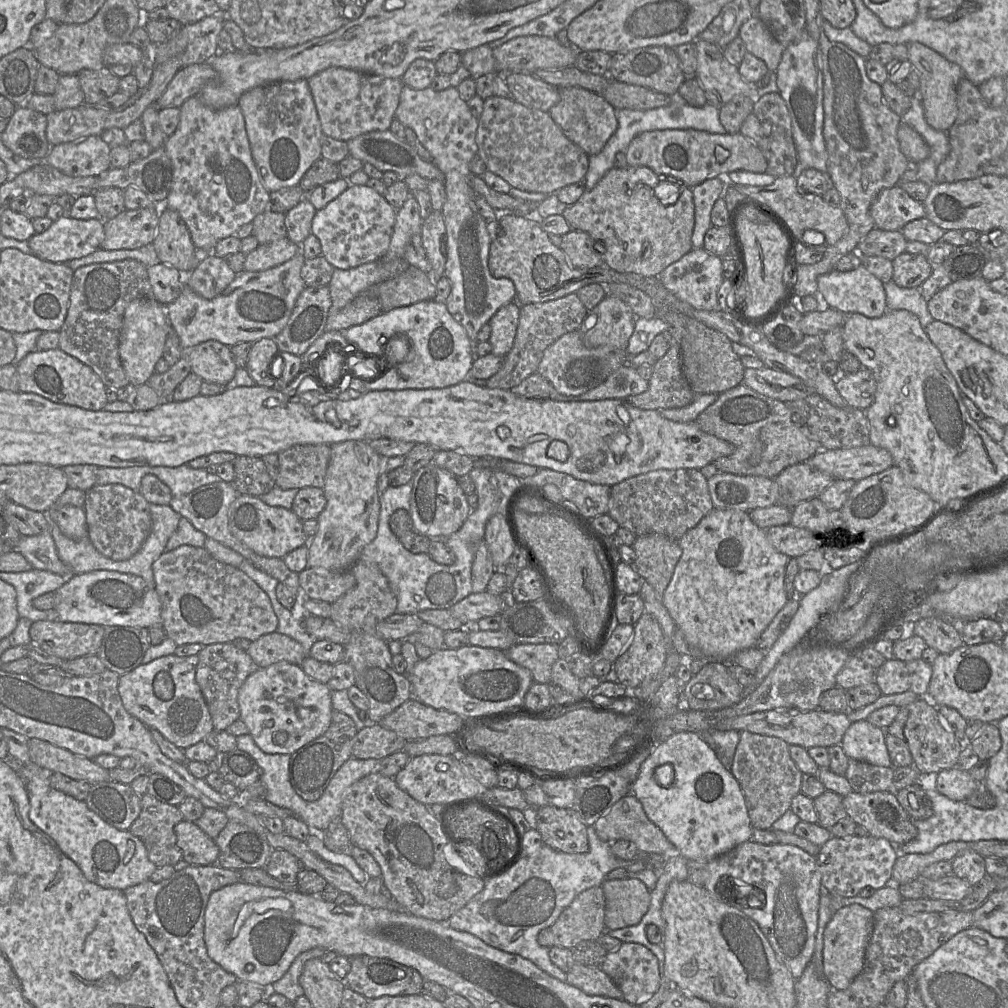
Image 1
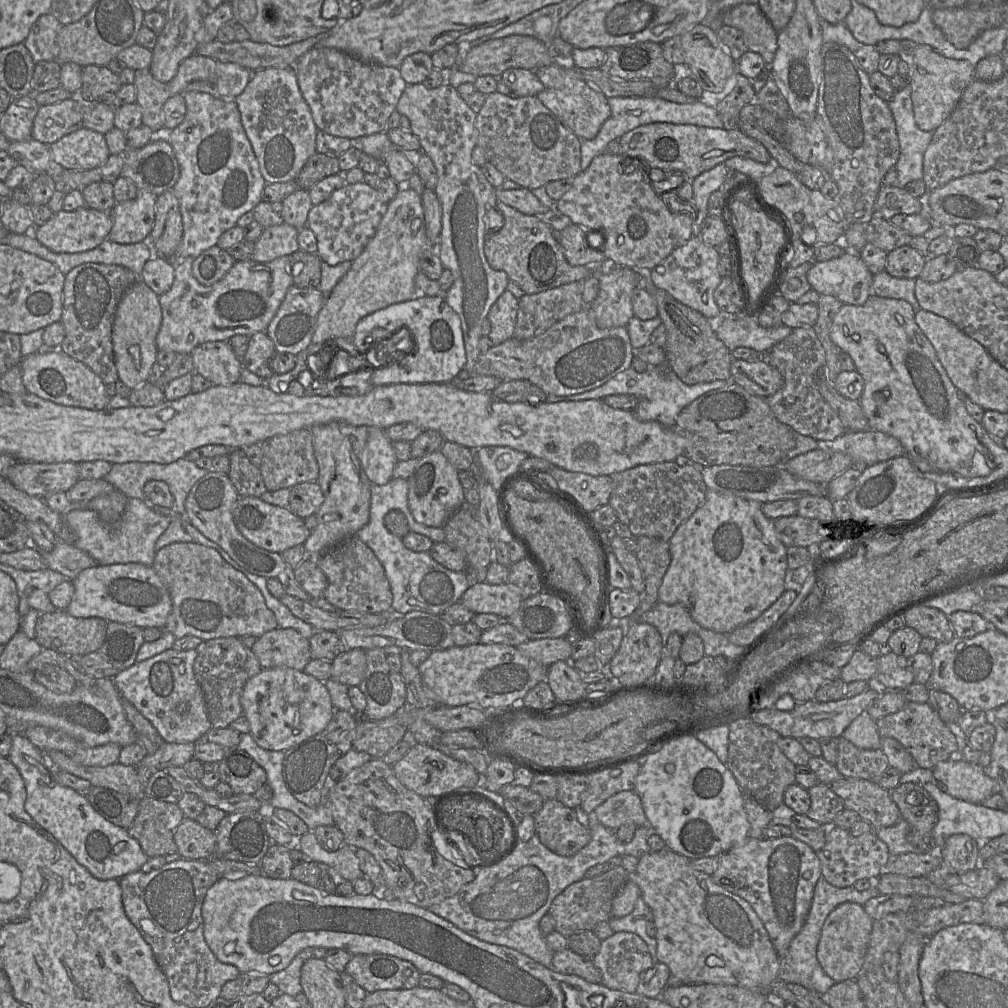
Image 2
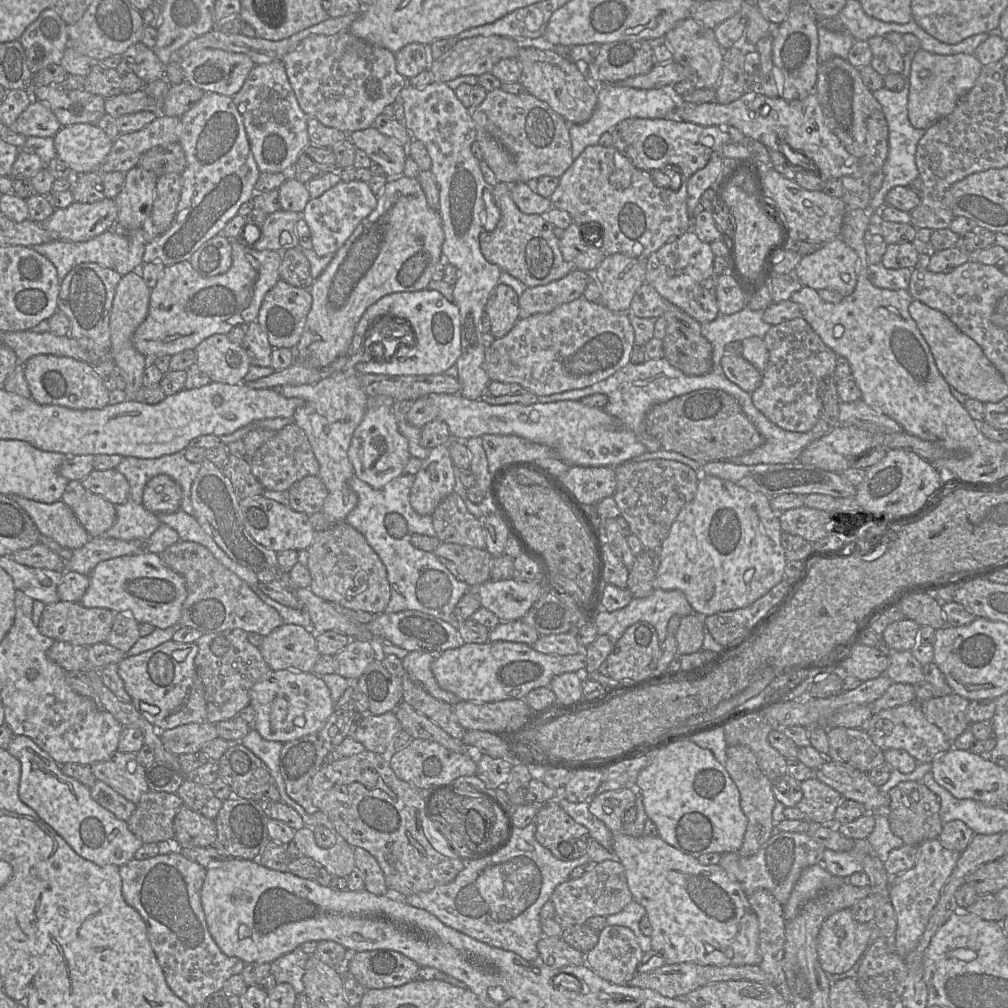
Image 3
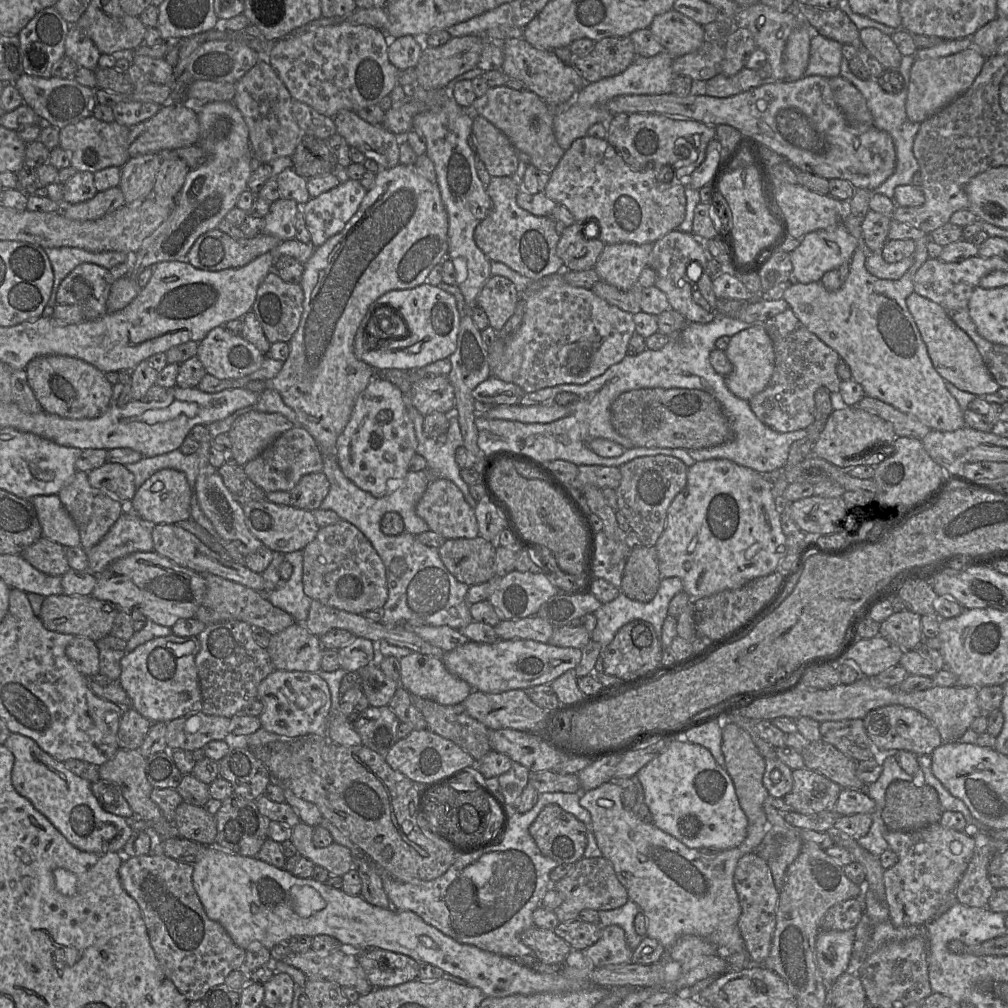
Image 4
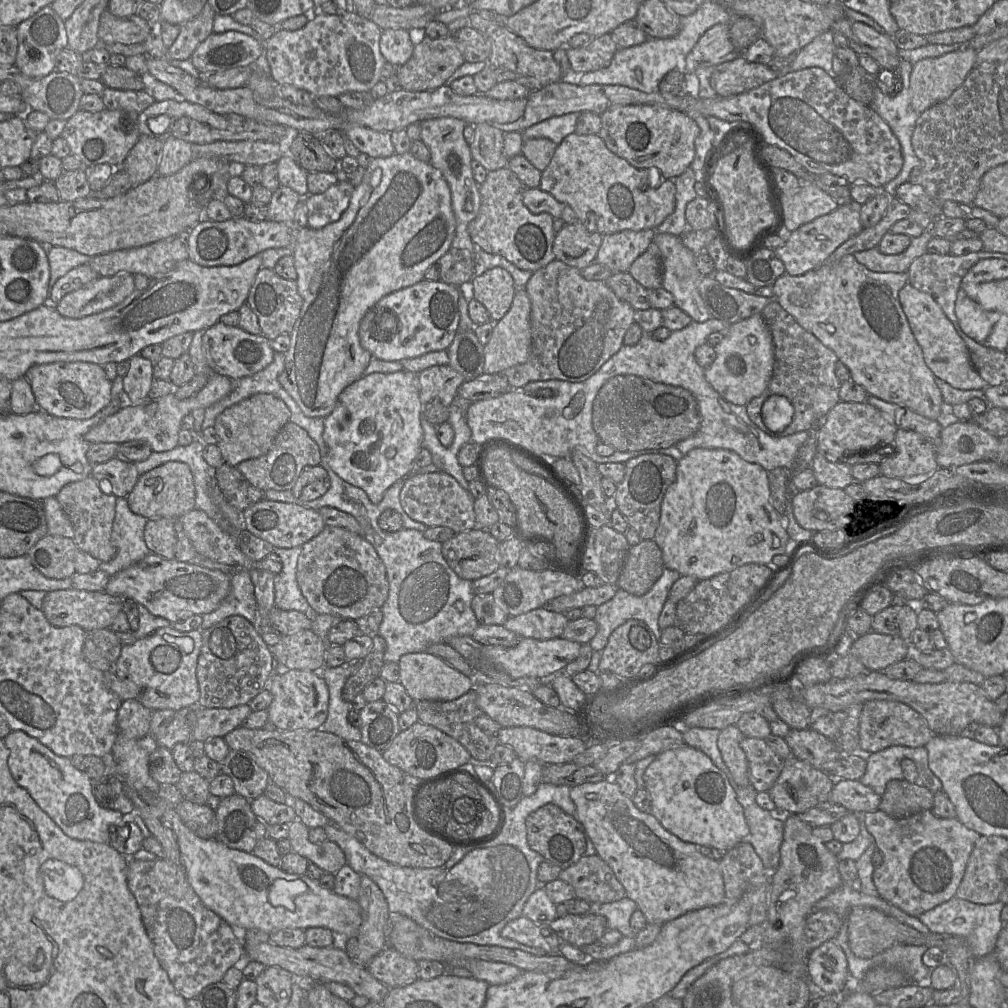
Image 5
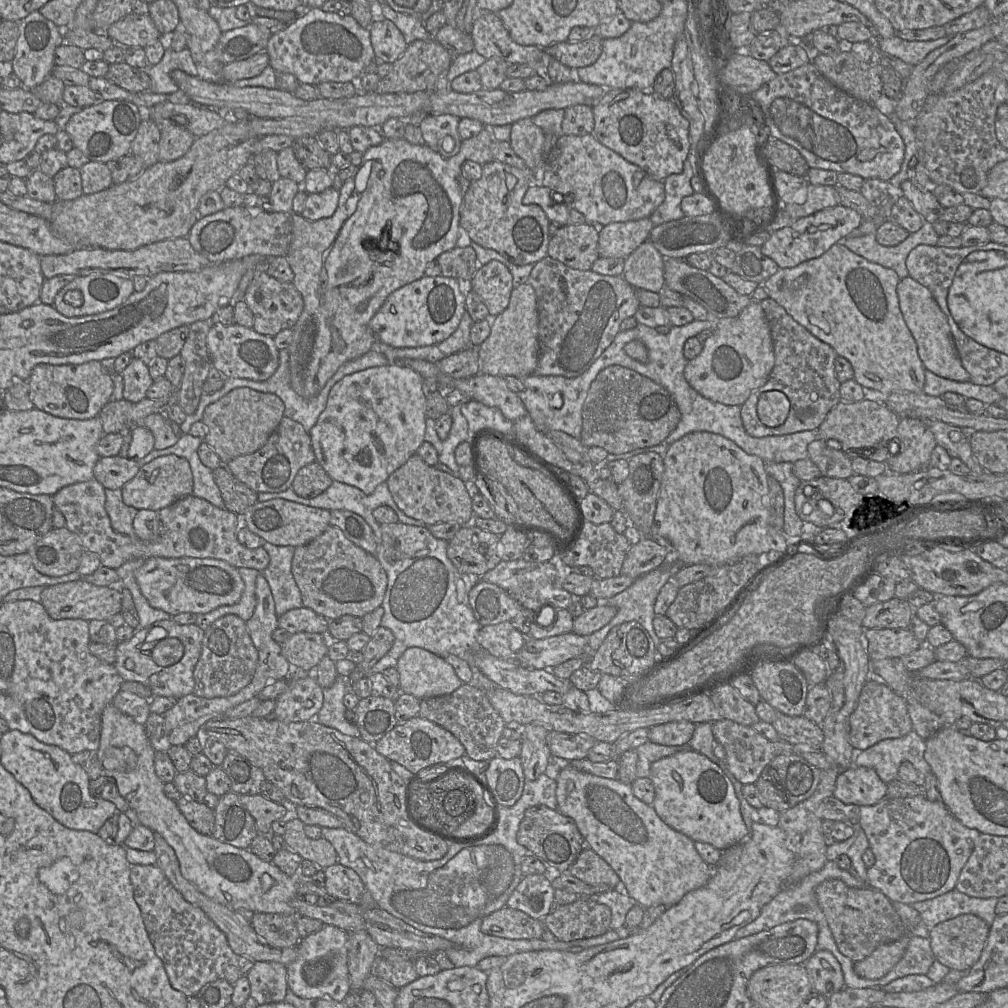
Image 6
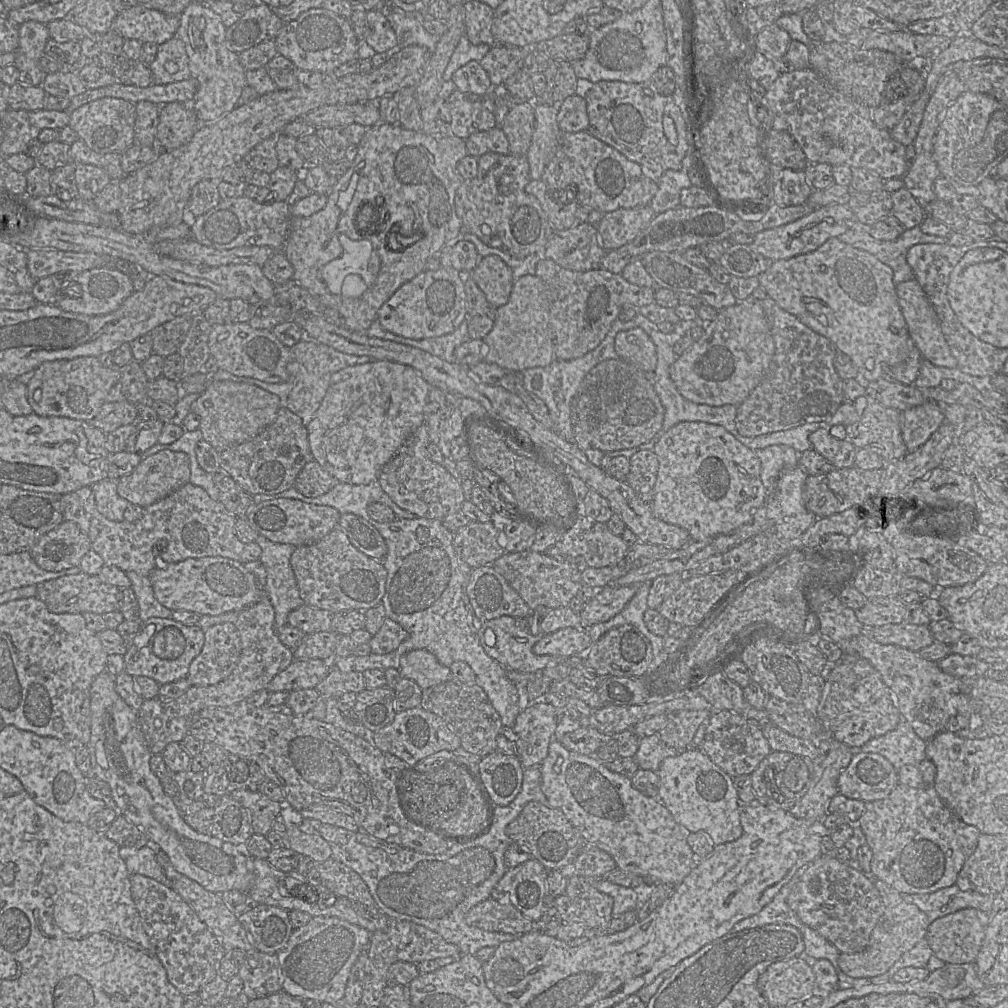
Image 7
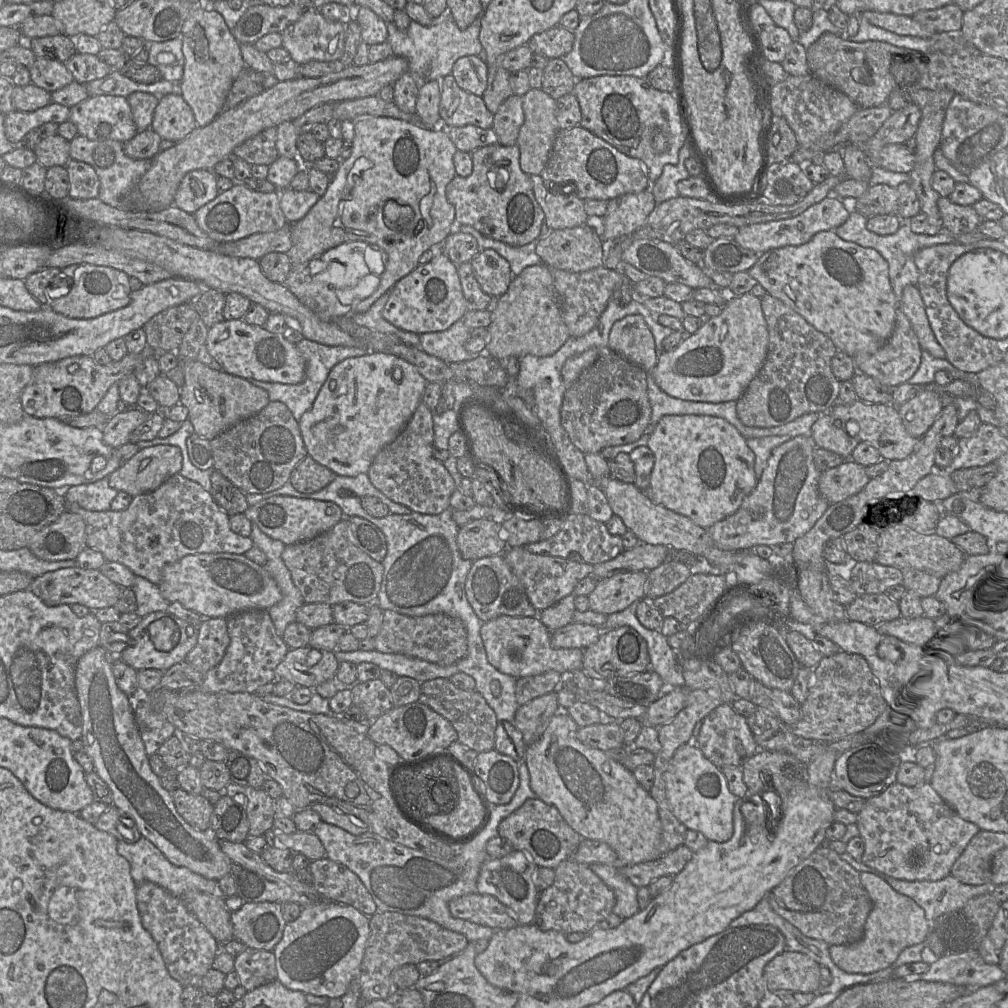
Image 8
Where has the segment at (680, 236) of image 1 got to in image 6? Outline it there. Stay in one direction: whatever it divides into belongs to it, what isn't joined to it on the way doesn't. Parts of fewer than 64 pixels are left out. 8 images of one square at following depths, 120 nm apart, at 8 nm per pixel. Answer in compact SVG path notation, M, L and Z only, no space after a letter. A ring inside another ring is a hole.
M586 134L583 136L575 136L575 135L561 135L555 140L555 143L552 147L552 149L548 152L548 154L545 157L544 163L542 165L542 168L540 170L540 173L533 172L534 173L534 181L536 183L540 183L541 185L549 188L551 190L551 195L557 196L558 200L563 200L568 202L570 207L576 209L580 213L582 213L586 219L586 223L594 224L598 227L604 226L613 222L625 222L630 220L638 220L641 218L647 218L650 217L651 214L654 212L654 210L662 204L662 202L665 199L665 186L663 181L658 181L652 179L649 175L645 175L642 180L639 182L639 184L634 184L634 174L638 171L643 171L638 165L634 165L627 160L625 160L622 156L614 152L613 150L607 148L606 146L602 145L593 134Z

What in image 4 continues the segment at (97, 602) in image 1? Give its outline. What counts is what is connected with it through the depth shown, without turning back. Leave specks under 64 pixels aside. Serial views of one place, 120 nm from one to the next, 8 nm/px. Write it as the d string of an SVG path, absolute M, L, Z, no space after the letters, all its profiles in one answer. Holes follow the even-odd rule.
M136 552L110 563L96 575L91 595L114 603L119 609L138 610L153 622L172 627L177 621L194 618L206 591L202 574L182 567L169 558L152 552Z

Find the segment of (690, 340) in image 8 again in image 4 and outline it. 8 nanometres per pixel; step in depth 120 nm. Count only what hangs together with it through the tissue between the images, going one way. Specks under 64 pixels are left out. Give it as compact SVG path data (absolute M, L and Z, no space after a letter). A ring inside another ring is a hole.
M764 323L751 324L751 327L730 337L730 342L724 351L733 366L732 372L724 376L725 383L736 397L747 401L767 387L775 369L774 347Z

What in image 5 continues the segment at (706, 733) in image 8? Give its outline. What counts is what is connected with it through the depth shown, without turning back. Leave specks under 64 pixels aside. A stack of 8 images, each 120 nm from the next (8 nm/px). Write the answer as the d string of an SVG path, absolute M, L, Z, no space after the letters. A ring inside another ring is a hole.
M744 737L740 746L747 757L750 785L758 792L768 792L778 779L784 760L764 739Z

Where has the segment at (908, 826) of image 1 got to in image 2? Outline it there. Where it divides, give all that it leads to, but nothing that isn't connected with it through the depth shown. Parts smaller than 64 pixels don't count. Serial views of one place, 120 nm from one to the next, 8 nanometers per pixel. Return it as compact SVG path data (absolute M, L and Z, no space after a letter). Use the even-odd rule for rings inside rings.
M843 777L829 784L829 787L843 800L845 808L855 811L873 829L893 826L901 819L891 791L876 782Z

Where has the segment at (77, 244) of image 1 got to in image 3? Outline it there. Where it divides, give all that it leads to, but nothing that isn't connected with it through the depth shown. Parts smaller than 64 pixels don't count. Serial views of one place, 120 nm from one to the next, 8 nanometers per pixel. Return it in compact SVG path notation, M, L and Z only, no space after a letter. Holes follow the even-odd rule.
M105 197L93 203L74 201L66 208L55 209L53 214L43 223L43 226L52 240L84 242L116 227L117 213L117 205L114 199Z

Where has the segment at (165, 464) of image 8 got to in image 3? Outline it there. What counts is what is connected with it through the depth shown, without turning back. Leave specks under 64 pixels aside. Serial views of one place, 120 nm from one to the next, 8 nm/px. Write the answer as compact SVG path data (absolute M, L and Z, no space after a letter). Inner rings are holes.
M167 475L153 477L144 488L142 505L151 513L176 512L180 509L181 502L181 487Z

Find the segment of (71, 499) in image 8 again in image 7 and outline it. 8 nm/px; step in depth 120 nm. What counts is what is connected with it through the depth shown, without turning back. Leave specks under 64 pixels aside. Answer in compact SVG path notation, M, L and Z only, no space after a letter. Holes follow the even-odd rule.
M106 478L91 485L91 489L97 510L105 518L121 522L129 502L118 494L116 481Z

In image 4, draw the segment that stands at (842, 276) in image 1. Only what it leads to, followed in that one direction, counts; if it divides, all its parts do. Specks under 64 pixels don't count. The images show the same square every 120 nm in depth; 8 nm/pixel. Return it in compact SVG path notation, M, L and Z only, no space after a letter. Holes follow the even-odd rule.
M843 224L810 232L801 239L800 245L789 253L793 265L791 279L802 284L819 282L828 271L850 263L857 247L858 240L847 231Z

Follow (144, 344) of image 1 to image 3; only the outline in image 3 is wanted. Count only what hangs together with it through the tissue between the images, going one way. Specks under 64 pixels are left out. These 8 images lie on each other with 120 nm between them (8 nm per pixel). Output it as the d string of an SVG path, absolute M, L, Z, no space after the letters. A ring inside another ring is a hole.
M138 271L123 275L116 287L110 312L109 327L112 359L126 381L127 400L134 400L142 386L142 379L149 359L134 346L133 336L138 326L145 320L150 301L151 289L146 285Z

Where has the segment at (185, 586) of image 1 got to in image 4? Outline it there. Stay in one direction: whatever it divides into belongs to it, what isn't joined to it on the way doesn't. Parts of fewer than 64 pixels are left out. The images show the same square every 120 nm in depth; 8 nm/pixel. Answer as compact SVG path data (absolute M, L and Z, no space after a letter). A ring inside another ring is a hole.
M213 574L202 575L205 579L206 591L194 618L206 626L228 620L237 620L263 628L273 635L295 623L294 618L289 613L272 605L264 593Z

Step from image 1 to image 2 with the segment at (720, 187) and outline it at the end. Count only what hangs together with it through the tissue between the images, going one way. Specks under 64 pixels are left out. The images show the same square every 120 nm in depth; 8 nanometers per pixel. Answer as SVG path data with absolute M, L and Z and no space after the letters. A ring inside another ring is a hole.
M724 163L705 171L694 178L692 183L695 203L695 217L692 224L692 236L698 237L705 218L708 216L708 200L710 195L719 190L725 181L727 168Z

